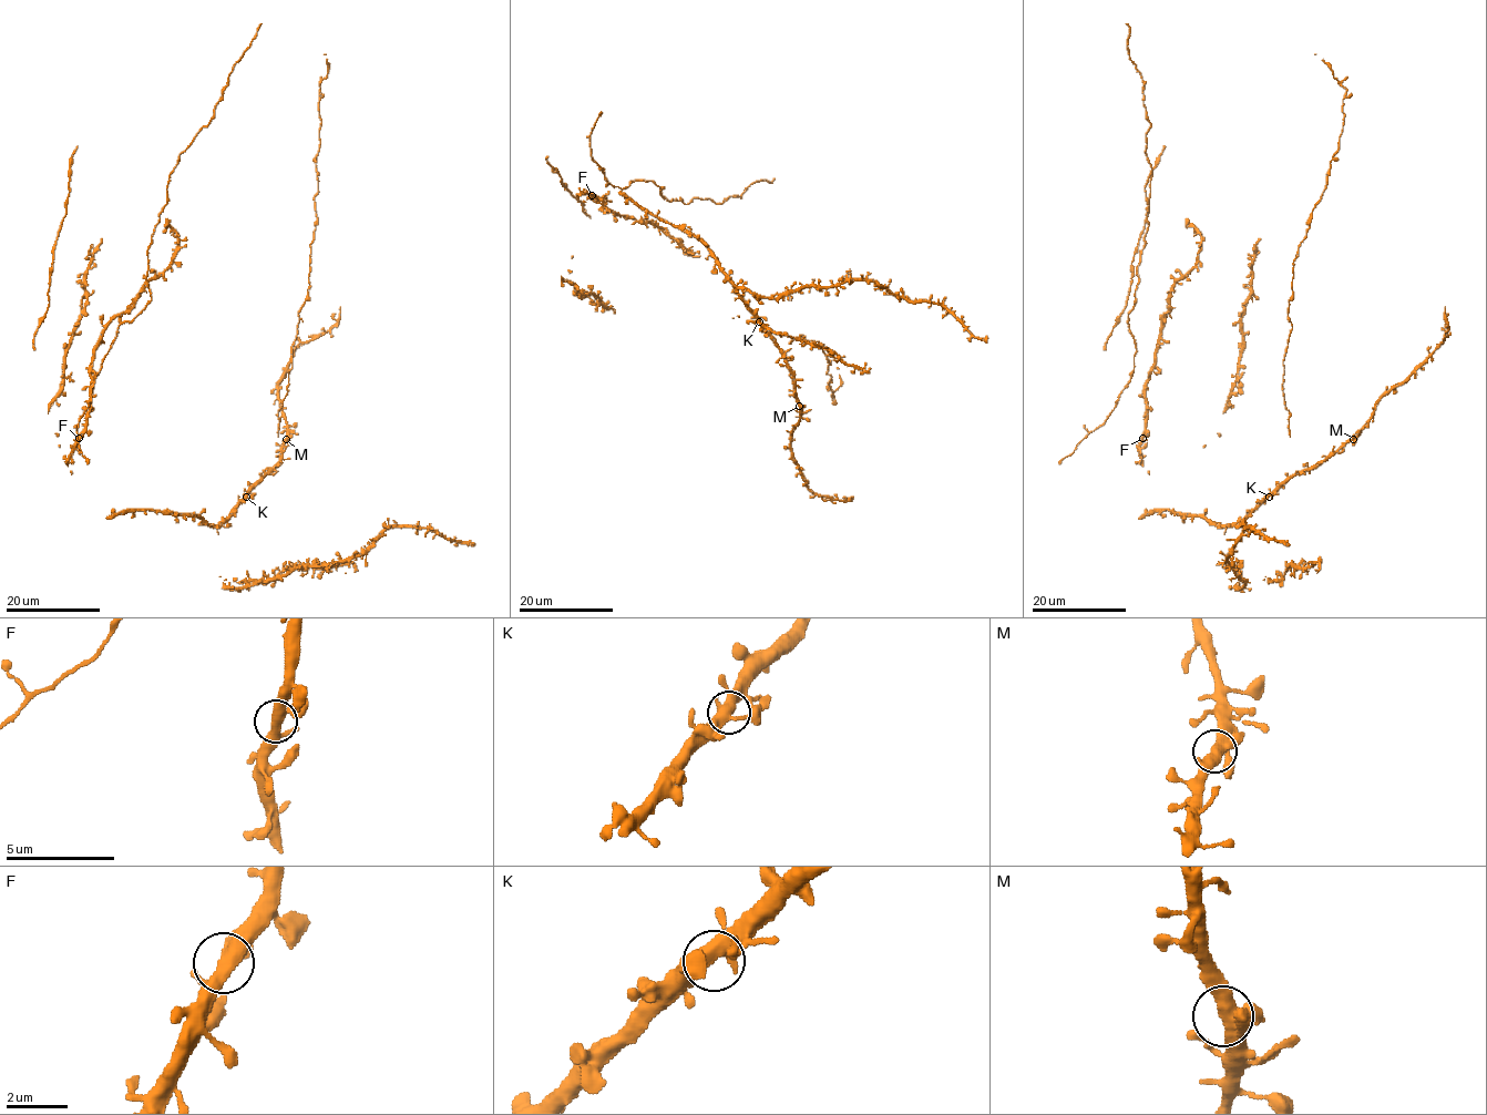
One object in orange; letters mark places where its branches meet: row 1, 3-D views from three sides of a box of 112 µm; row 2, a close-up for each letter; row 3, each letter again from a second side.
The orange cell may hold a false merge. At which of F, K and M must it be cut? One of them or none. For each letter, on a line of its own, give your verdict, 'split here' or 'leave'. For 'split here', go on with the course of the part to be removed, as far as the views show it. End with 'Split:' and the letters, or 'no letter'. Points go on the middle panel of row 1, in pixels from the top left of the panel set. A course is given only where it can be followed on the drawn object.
F: leave
K: leave
M: leave
Split: no letter

